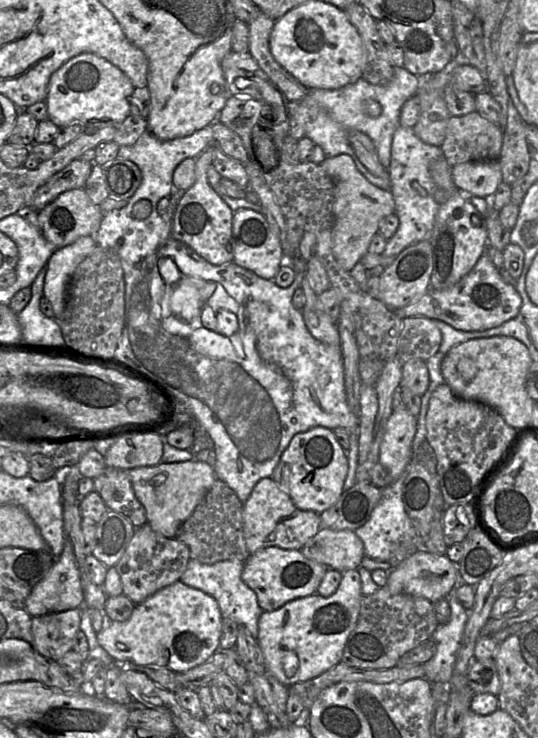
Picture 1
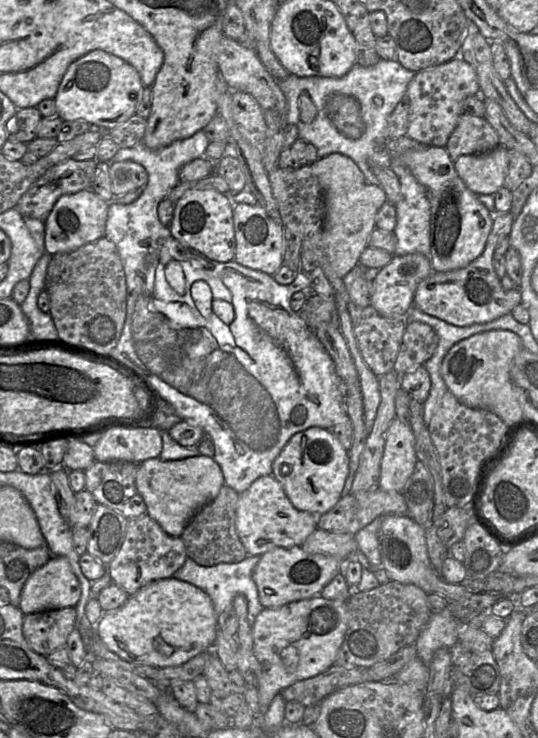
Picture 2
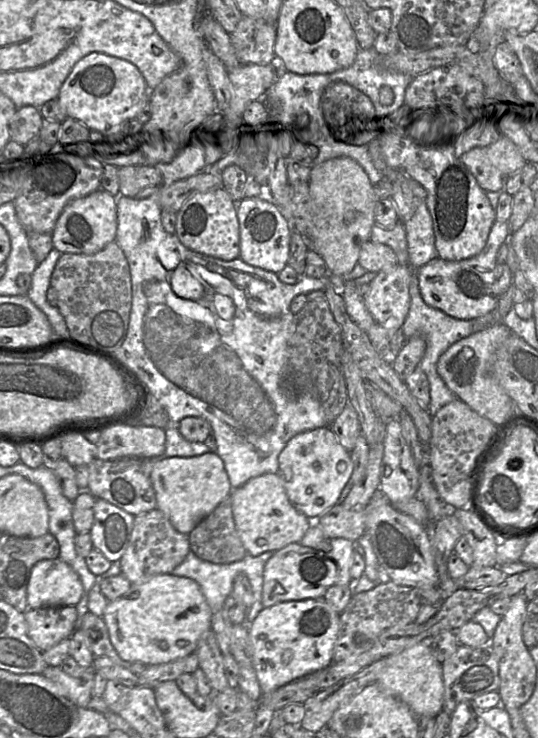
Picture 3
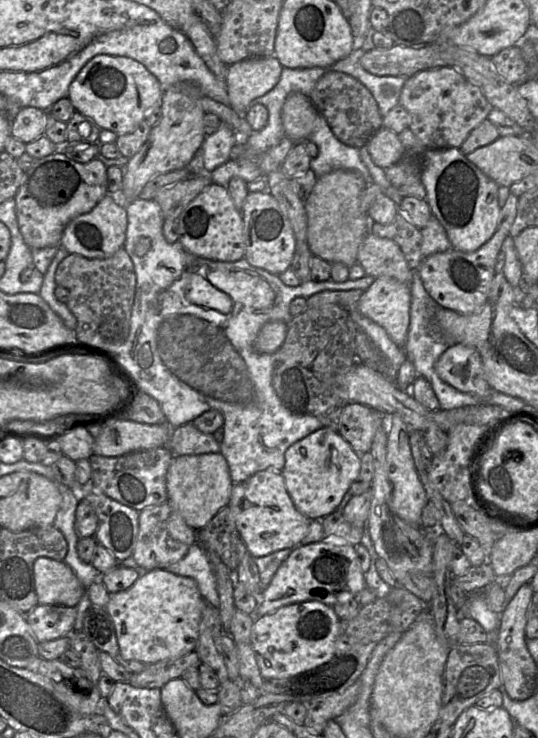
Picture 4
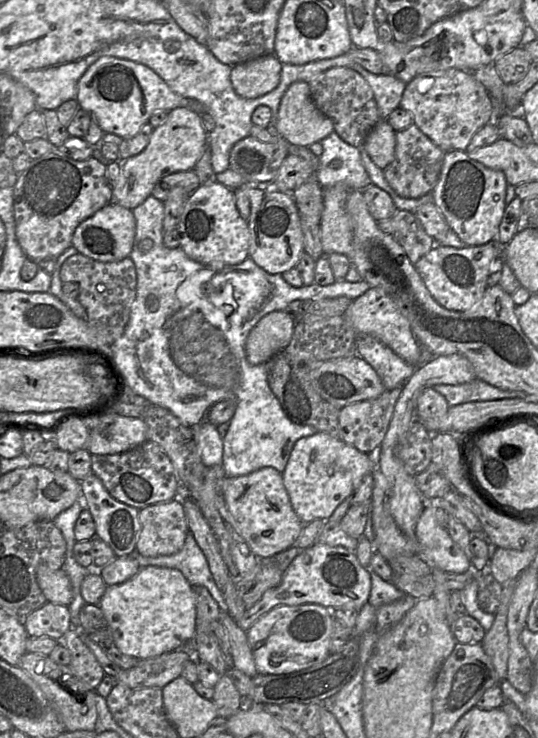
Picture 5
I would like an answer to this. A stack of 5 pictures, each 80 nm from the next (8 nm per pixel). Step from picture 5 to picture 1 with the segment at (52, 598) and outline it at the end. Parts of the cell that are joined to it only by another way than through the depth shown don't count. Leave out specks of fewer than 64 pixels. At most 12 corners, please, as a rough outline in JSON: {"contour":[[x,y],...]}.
{"contour":[[70,542],[24,601],[31,617],[79,608]]}

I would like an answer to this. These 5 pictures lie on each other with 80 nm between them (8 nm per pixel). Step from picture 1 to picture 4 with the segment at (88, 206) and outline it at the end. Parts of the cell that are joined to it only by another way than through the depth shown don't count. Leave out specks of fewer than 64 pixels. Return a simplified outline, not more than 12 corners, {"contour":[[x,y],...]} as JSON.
{"contour":[[105,195],[65,227],[69,254],[110,258],[123,248],[125,203]]}

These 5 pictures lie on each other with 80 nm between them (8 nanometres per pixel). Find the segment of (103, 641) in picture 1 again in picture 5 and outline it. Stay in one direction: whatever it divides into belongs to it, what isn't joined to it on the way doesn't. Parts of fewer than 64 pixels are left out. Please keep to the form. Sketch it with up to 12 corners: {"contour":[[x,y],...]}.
{"contour":[[145,566],[99,603],[138,660],[193,643],[193,587]]}

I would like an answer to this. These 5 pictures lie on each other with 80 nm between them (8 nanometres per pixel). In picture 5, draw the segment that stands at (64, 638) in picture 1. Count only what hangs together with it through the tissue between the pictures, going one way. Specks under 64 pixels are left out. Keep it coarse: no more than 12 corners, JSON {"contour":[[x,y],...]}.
{"contour":[[47,602],[23,620],[29,637],[61,642],[69,607]]}

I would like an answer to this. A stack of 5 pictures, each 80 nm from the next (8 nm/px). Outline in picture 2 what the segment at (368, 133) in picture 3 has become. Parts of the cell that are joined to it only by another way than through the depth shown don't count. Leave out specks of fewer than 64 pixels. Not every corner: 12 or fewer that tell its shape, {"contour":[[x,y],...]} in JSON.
{"contour":[[334,93],[326,114],[345,137],[360,139],[366,126],[358,100]]}

